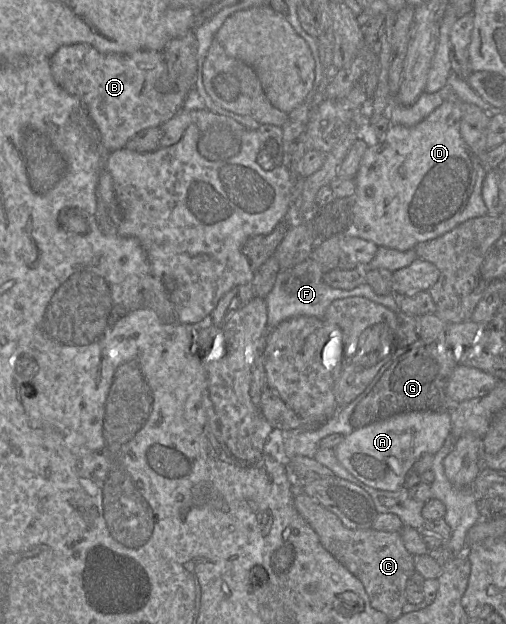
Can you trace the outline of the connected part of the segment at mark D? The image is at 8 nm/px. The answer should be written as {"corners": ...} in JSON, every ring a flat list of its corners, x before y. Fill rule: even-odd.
{"corners":[[445,100,414,126,391,125,385,135,364,152,355,176,352,210,354,235,378,247,407,251,422,242,444,235,461,223,488,214,482,197,487,170,460,133,461,109]]}

